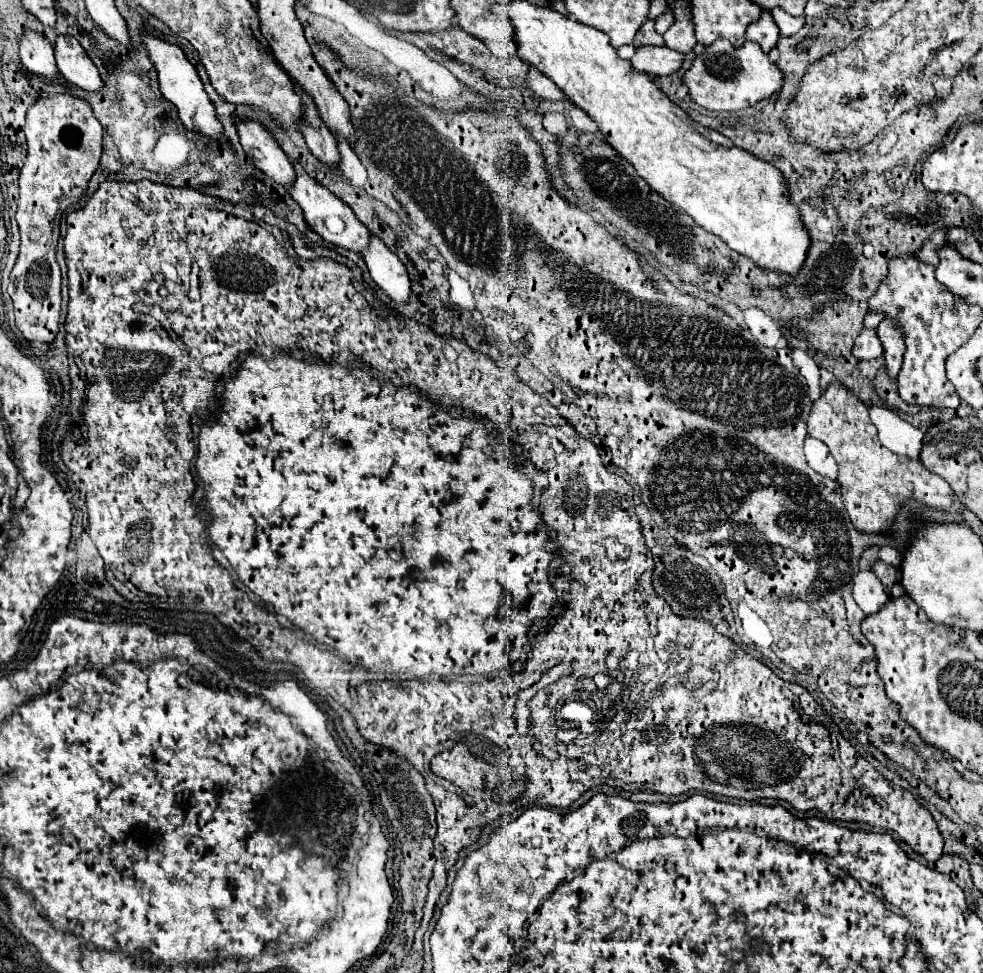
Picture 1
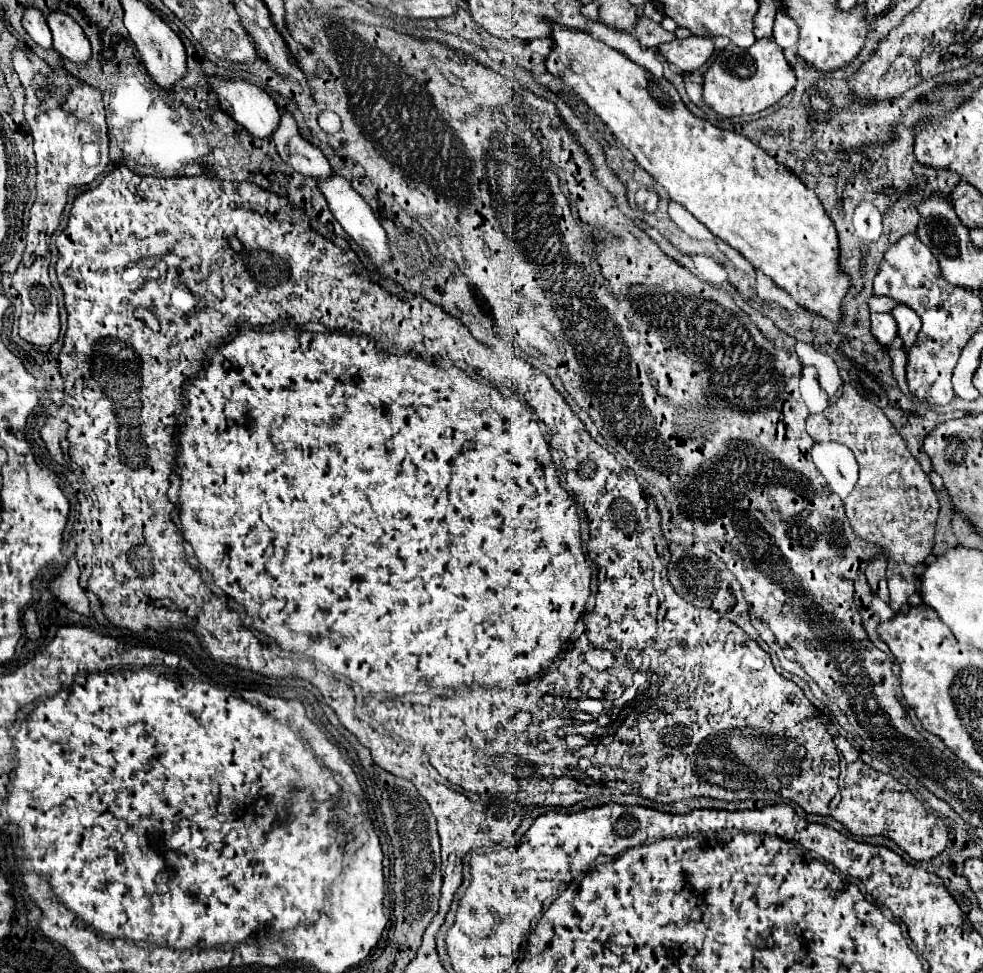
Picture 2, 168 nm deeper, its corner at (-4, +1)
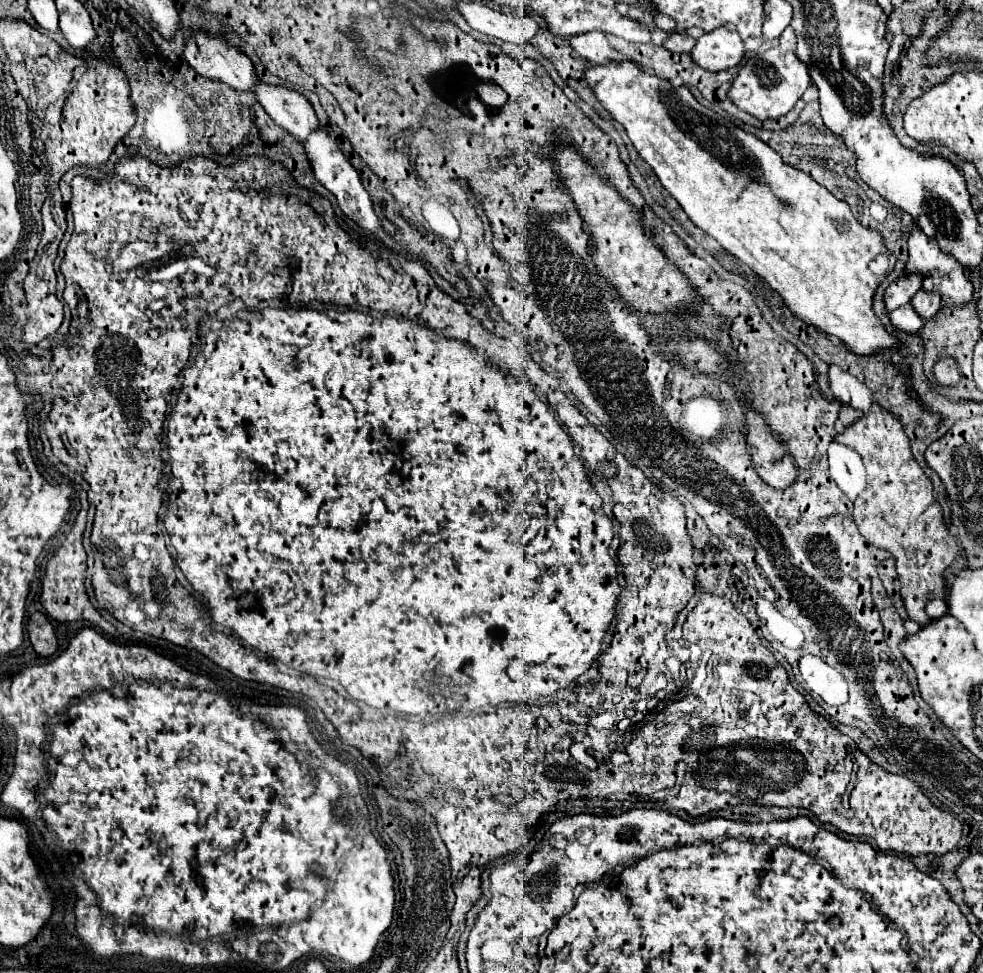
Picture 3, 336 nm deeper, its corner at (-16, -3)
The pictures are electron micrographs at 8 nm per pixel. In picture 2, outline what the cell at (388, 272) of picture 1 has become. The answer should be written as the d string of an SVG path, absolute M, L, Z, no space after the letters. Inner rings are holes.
M332 173L328 179L318 179L318 189L320 193L326 197L328 207L334 215L334 219L346 229L346 233L372 257L376 267L382 267L384 263L390 261L390 249L388 249L388 239L386 239L386 231L382 229L382 225L378 223L378 219L374 217L372 209L368 207L368 203L364 203L364 199L352 189L352 185L348 185L348 181L342 175Z

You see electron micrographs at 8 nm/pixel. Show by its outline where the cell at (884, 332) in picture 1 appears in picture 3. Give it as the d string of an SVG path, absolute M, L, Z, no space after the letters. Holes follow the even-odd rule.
M918 291L912 297L910 305L924 321L932 321L936 317L936 313L940 311L940 295L924 295L924 291Z

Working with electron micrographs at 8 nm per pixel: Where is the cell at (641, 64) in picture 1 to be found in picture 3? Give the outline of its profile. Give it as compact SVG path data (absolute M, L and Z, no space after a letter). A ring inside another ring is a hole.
M718 27L712 33L704 33L690 51L692 61L706 71L732 69L740 63L742 55L742 39L736 35L736 31L728 31L724 27Z

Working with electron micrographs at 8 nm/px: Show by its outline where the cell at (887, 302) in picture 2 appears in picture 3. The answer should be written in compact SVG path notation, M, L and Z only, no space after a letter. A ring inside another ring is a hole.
M908 275L908 279L898 279L894 283L888 285L886 293L884 293L884 305L886 311L894 311L906 303L910 303L910 299L916 295L916 291L920 289L920 277L918 275Z

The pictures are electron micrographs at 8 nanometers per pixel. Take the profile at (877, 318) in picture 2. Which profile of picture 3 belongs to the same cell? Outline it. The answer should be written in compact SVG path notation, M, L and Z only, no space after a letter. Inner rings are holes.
M904 305L896 311L890 311L888 317L890 317L894 329L904 331L904 333L916 333L924 325L920 315L916 315L916 311L912 311L912 305Z

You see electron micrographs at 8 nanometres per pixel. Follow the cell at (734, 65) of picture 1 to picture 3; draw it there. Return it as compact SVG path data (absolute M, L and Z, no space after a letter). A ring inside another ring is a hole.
M772 47L748 57L748 61L738 69L738 75L732 81L728 99L736 103L736 107L740 107L742 111L754 115L756 119L778 119L796 105L808 85L808 67L796 57L796 53Z

